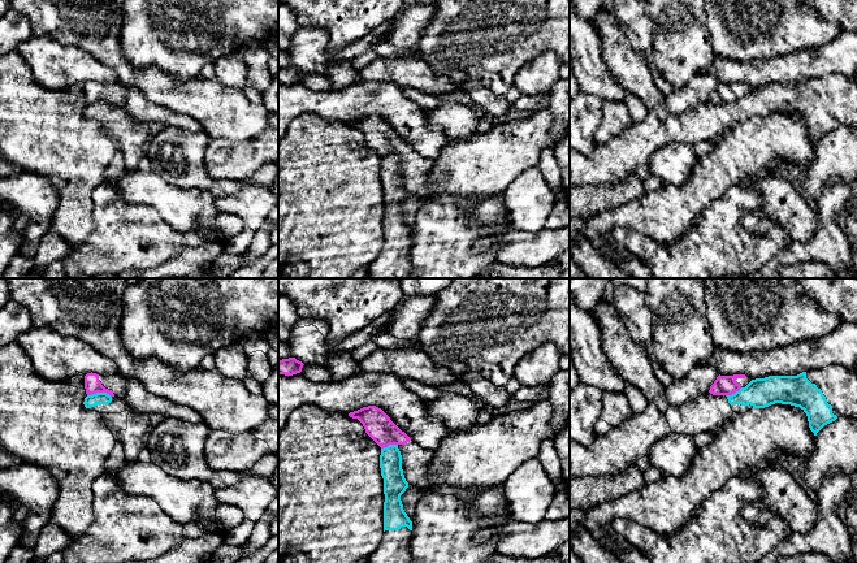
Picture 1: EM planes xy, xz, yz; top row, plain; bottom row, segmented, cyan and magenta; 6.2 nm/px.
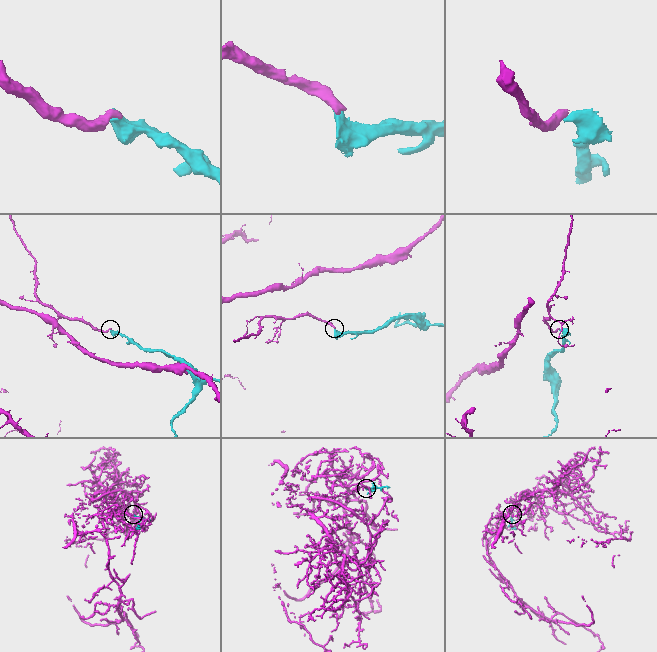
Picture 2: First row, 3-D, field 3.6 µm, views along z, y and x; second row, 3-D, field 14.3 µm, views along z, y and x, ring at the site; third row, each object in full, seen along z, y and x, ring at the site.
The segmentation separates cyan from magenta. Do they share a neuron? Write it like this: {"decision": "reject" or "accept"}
{"decision": "reject"}

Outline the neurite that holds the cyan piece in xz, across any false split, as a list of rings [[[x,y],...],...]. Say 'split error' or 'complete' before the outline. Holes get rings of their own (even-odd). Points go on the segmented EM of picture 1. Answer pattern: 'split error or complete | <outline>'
split error | [[[398,445],[381,449],[381,476],[384,478],[384,536],[368,563],[411,563],[410,542],[412,521],[403,510],[401,495],[408,488],[402,469]]]

